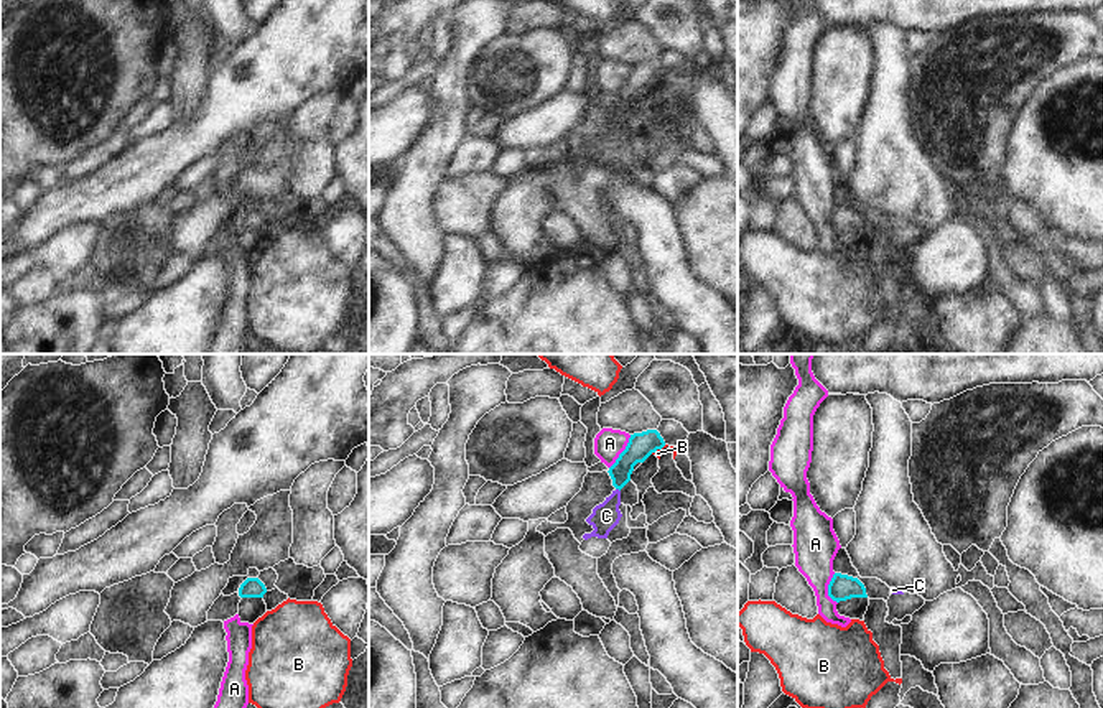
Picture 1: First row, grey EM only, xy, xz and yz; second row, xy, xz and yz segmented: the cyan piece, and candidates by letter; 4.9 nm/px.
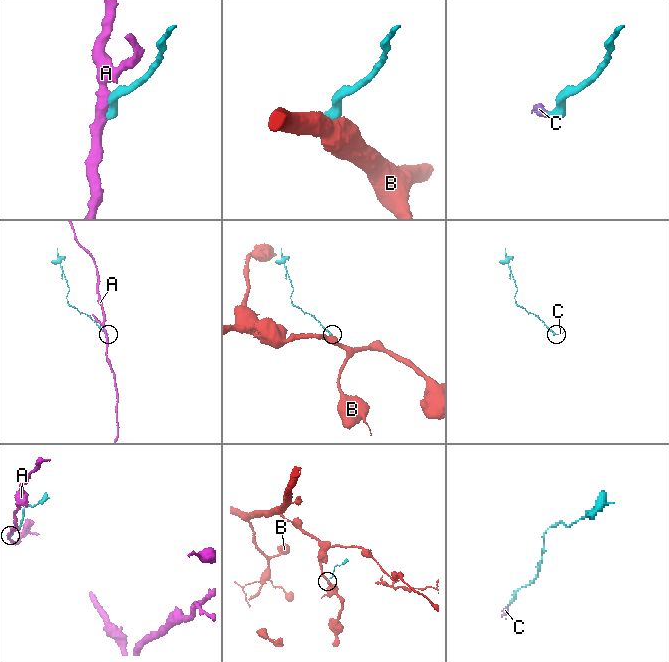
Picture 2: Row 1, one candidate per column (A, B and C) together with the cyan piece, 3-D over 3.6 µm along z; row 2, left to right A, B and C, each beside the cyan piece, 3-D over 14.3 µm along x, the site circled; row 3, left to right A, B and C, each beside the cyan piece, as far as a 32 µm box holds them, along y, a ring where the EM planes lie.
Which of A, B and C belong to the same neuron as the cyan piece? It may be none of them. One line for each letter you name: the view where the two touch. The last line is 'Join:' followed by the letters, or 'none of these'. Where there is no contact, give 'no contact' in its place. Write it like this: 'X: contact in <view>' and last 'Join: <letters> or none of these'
C: contact in xz
Join: C

